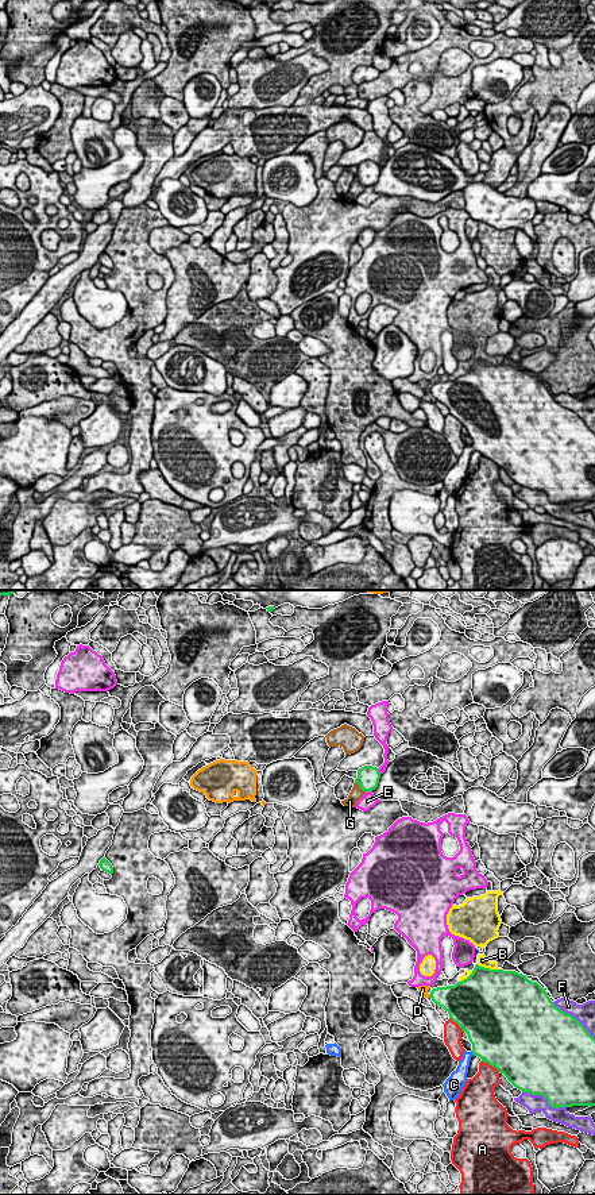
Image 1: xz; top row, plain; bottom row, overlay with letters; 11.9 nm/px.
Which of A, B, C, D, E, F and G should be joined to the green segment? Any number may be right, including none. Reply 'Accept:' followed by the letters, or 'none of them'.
Accept: C

